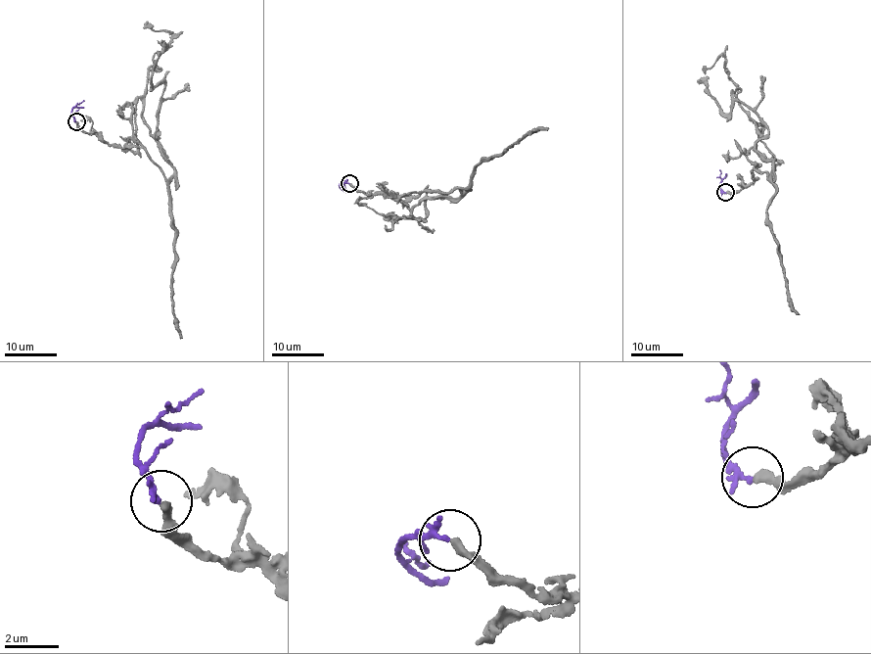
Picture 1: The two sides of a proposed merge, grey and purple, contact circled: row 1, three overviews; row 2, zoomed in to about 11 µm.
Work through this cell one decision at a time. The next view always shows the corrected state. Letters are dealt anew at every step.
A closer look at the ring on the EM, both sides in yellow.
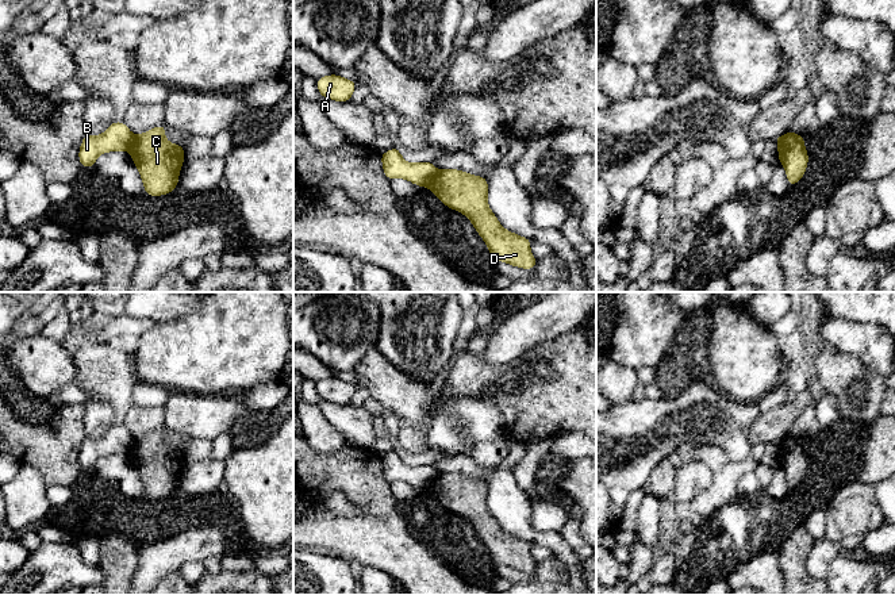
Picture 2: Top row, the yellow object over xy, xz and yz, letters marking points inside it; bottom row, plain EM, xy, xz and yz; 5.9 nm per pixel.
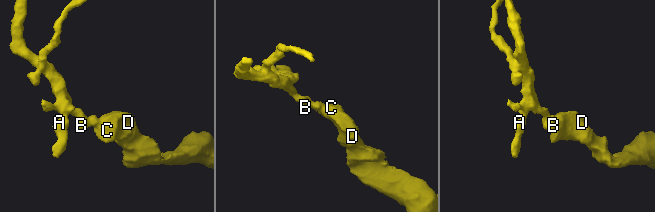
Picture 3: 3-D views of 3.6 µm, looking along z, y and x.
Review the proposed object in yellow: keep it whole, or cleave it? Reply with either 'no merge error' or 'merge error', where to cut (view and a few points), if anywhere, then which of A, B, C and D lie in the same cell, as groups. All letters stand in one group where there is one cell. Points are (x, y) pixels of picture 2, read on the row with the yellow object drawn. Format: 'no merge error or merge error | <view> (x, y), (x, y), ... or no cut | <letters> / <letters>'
merge error | xz (440, 171), (426, 185) | A B / C D

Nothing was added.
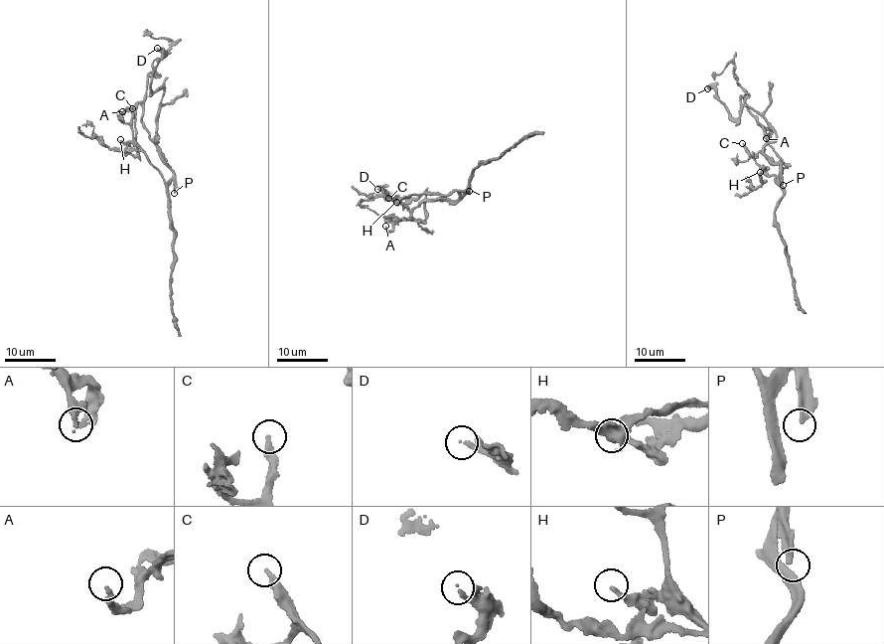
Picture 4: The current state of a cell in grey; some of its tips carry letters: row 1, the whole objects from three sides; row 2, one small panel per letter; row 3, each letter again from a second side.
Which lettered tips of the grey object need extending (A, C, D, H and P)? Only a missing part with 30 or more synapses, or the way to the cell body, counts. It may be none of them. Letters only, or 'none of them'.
C, D

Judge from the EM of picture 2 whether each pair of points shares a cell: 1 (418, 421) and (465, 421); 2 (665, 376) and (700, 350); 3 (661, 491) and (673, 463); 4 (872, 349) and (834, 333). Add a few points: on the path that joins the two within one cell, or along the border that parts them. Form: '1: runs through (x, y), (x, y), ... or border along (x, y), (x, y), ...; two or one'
1: border along (431, 419), (427, 441), (434, 448); two
2: runs through (675, 372), (683, 372), (695, 360); one
3: runs through (661, 484), (667, 469); one
4: runs through (863, 340), (844, 336); one

